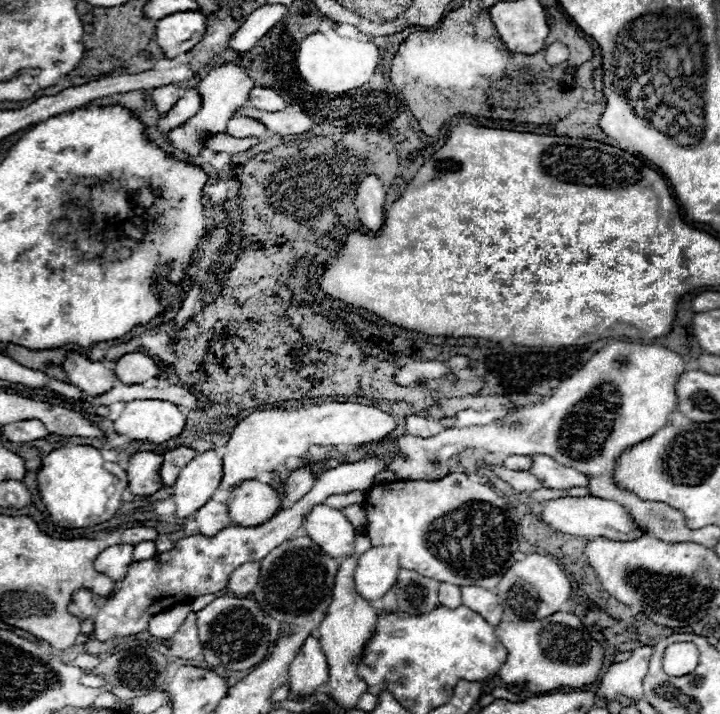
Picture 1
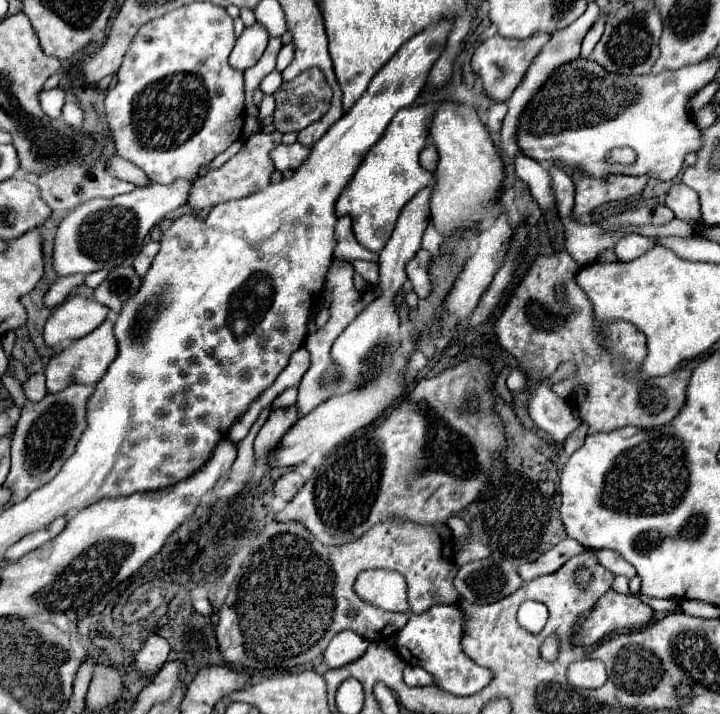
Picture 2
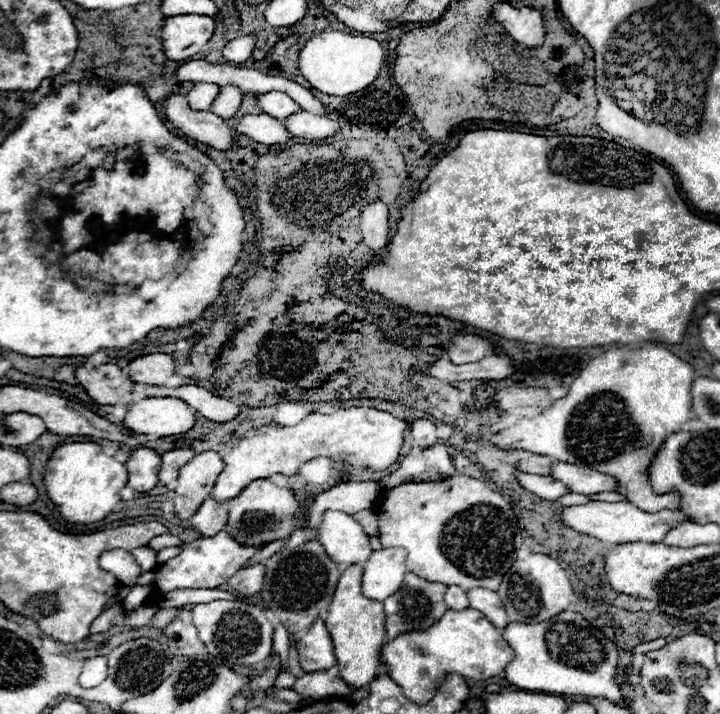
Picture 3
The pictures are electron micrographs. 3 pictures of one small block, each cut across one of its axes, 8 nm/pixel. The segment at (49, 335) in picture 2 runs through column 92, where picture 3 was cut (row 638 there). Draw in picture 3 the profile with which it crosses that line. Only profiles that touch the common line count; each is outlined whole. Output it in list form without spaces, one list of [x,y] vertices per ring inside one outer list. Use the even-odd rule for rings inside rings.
[[[322,620],[312,624],[312,628],[304,632],[304,636],[298,640],[298,652],[298,662],[306,674],[328,670],[336,664],[332,640]]]

